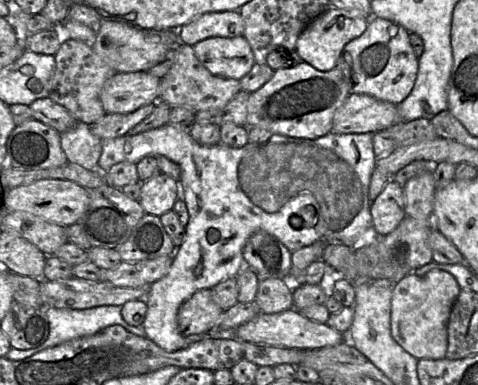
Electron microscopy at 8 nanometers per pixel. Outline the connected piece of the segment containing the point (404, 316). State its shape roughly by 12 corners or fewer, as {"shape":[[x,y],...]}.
{"shape":[[434,269],[392,285],[391,335],[417,359],[446,357],[461,288]]}

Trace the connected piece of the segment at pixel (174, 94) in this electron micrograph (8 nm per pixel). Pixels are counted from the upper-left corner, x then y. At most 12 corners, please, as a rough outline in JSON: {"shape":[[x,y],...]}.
{"shape":[[178,43],[160,80],[159,102],[221,110],[239,80],[210,73]]}

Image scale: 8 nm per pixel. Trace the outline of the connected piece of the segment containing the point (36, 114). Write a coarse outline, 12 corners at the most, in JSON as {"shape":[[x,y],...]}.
{"shape":[[49,97],[29,105],[32,118],[64,133],[76,119]]}

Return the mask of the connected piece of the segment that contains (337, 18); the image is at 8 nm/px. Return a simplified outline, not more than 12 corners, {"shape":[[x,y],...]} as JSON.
{"shape":[[330,6],[302,31],[295,51],[317,70],[337,66],[370,18]]}

